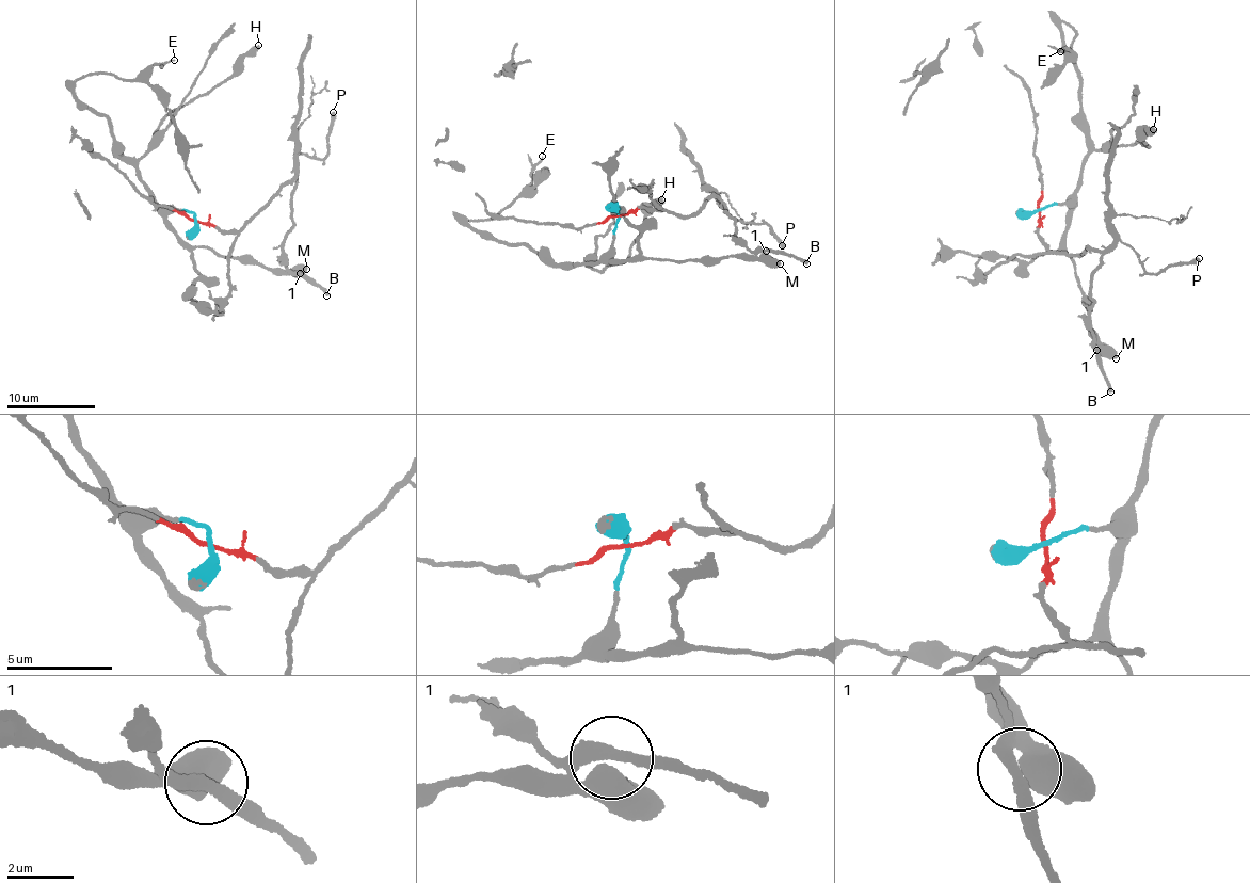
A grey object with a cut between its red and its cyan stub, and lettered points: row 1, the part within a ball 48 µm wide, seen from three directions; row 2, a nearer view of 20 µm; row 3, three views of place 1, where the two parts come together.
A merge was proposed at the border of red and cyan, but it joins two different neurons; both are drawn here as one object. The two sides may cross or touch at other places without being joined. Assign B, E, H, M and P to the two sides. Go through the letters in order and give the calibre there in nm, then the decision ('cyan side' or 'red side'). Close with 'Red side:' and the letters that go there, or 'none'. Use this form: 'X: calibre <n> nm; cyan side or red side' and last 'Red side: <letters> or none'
B: calibre 320 nm; red side
E: calibre 130 nm; cyan side
H: calibre 480 nm; cyan side
M: calibre 550 nm; cyan side
P: calibre 420 nm; red side
Red side: B, P

